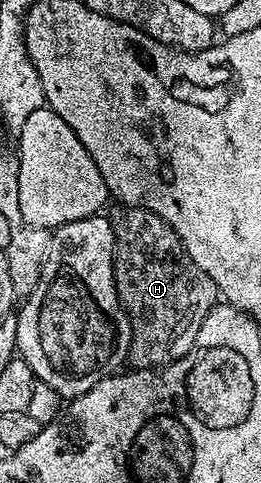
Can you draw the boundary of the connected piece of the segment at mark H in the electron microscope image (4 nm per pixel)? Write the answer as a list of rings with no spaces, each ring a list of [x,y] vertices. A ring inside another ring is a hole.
[[[117,205],[113,214],[107,215],[112,226],[114,242],[112,244],[112,267],[116,277],[116,295],[120,304],[128,314],[132,325],[132,339],[128,348],[127,361],[133,362],[136,370],[152,370],[169,366],[174,360],[186,356],[190,348],[194,348],[194,340],[198,340],[198,332],[202,328],[202,320],[217,305],[218,295],[214,280],[190,260],[190,256],[182,248],[174,228],[162,220],[145,206]]]

